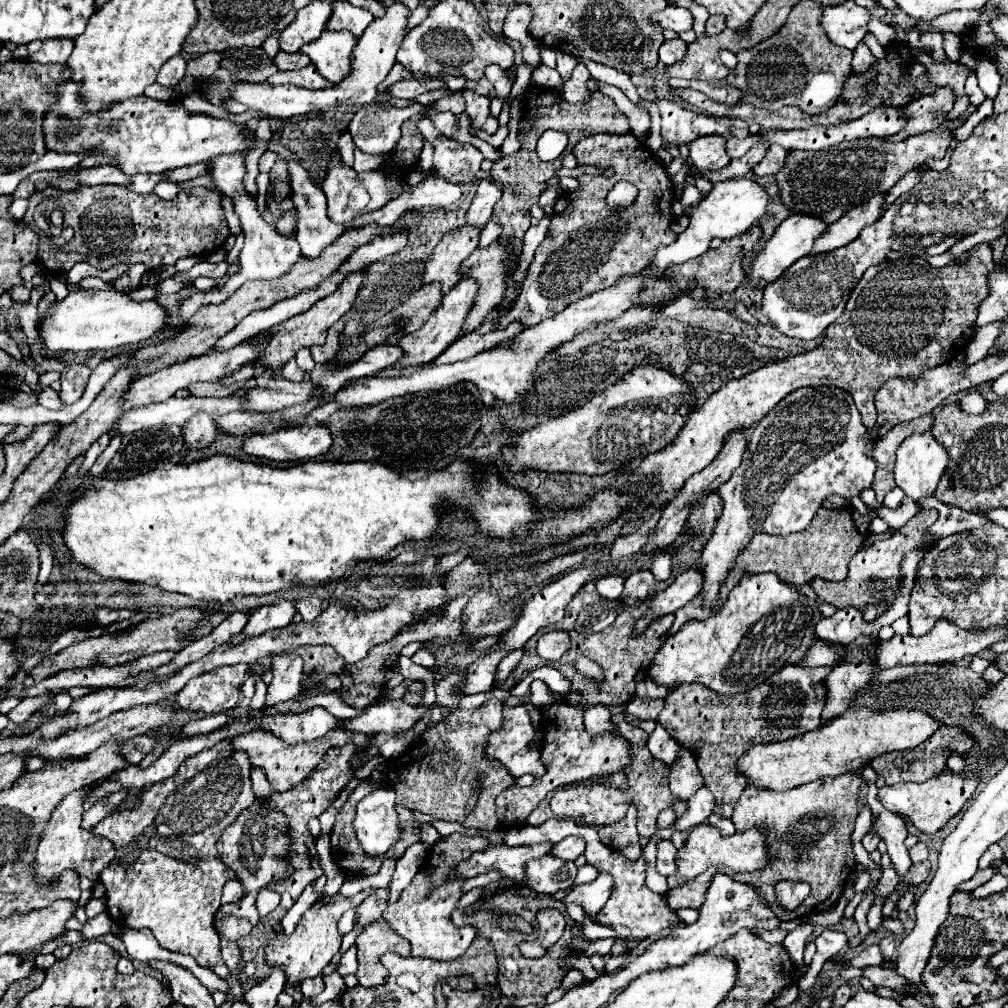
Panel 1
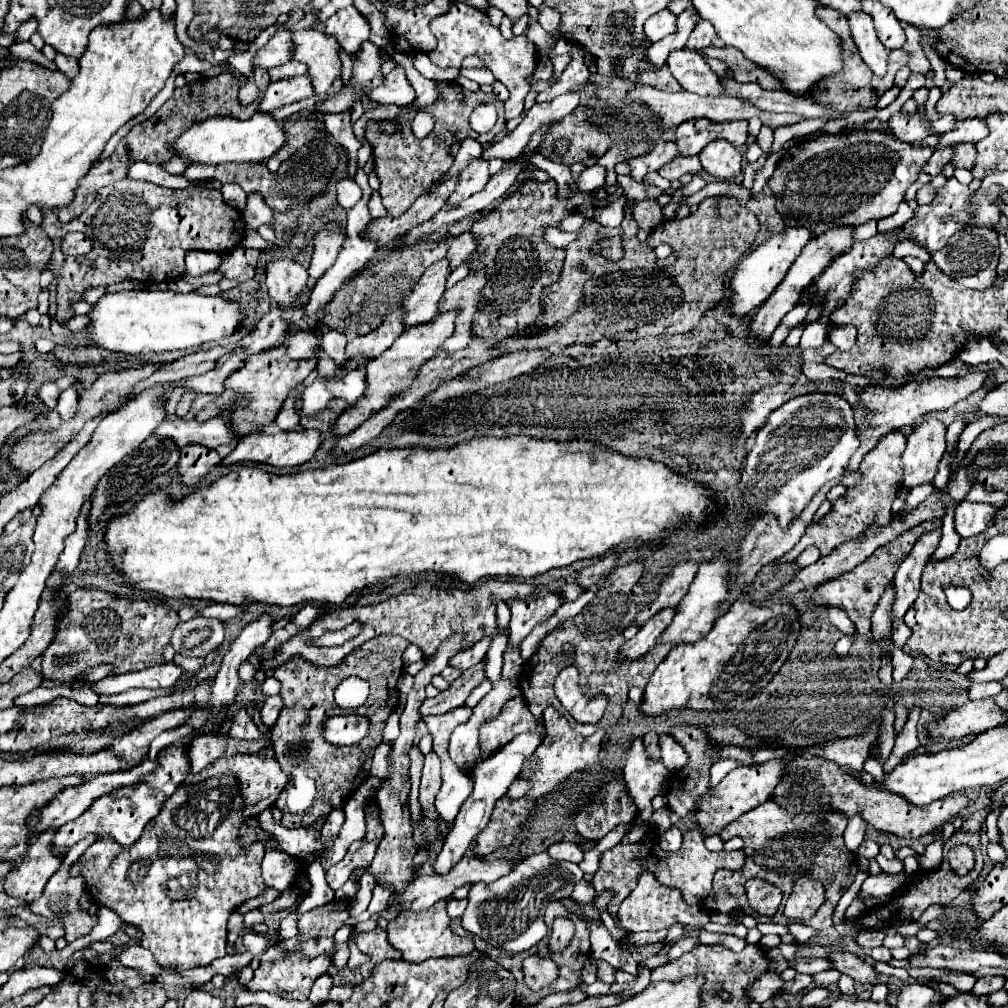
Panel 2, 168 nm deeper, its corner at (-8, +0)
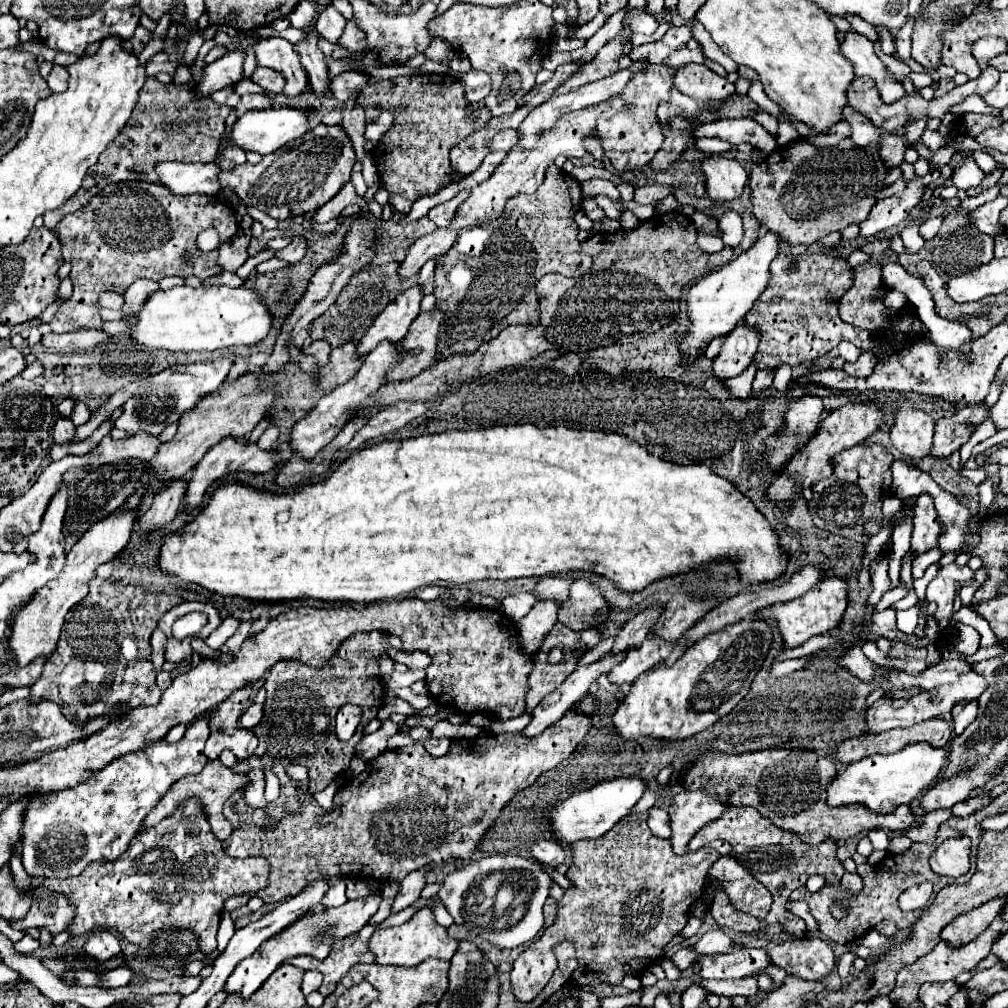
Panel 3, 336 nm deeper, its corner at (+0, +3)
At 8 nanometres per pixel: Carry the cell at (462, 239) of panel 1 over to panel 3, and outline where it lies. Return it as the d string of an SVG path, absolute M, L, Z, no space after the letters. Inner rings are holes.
M419 286L409 288L393 302L389 302L385 310L373 320L373 326L367 330L367 334L359 340L357 354L359 356L369 354L383 340L399 344L405 338L411 322L419 316L419 304L421 304Z

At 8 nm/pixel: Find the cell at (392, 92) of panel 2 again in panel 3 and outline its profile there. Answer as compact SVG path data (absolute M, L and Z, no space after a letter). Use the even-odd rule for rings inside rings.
M343 72L331 78L331 94L339 102L347 102L349 98L357 98L361 88L367 84L367 76L359 72Z

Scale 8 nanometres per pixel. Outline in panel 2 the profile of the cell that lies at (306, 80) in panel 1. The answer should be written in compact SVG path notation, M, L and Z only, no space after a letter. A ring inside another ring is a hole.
M309 75L291 77L291 79L279 79L269 85L265 91L265 97L259 105L259 111L273 111L281 105L295 103L301 99L307 99L313 95L313 85L309 81Z

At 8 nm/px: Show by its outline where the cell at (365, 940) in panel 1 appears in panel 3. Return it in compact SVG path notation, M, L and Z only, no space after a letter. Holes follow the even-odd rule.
M367 924L361 932L335 942L329 958L323 960L323 962L317 962L311 956L287 958L285 962L293 964L297 968L321 972L323 974L323 984L319 986L319 992L321 992L321 996L329 996L335 990L337 982L347 974L347 970L351 966L355 966L355 964L373 964L375 962L375 956L367 948L373 930L375 928Z

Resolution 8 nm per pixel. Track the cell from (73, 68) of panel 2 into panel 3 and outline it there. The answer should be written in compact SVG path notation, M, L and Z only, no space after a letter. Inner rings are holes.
M55 64L55 66L53 66L53 70L51 70L51 74L49 74L49 78L47 78L47 84L49 84L51 92L65 92L67 78L69 78L67 68L63 68L63 66L57 66L57 64Z

